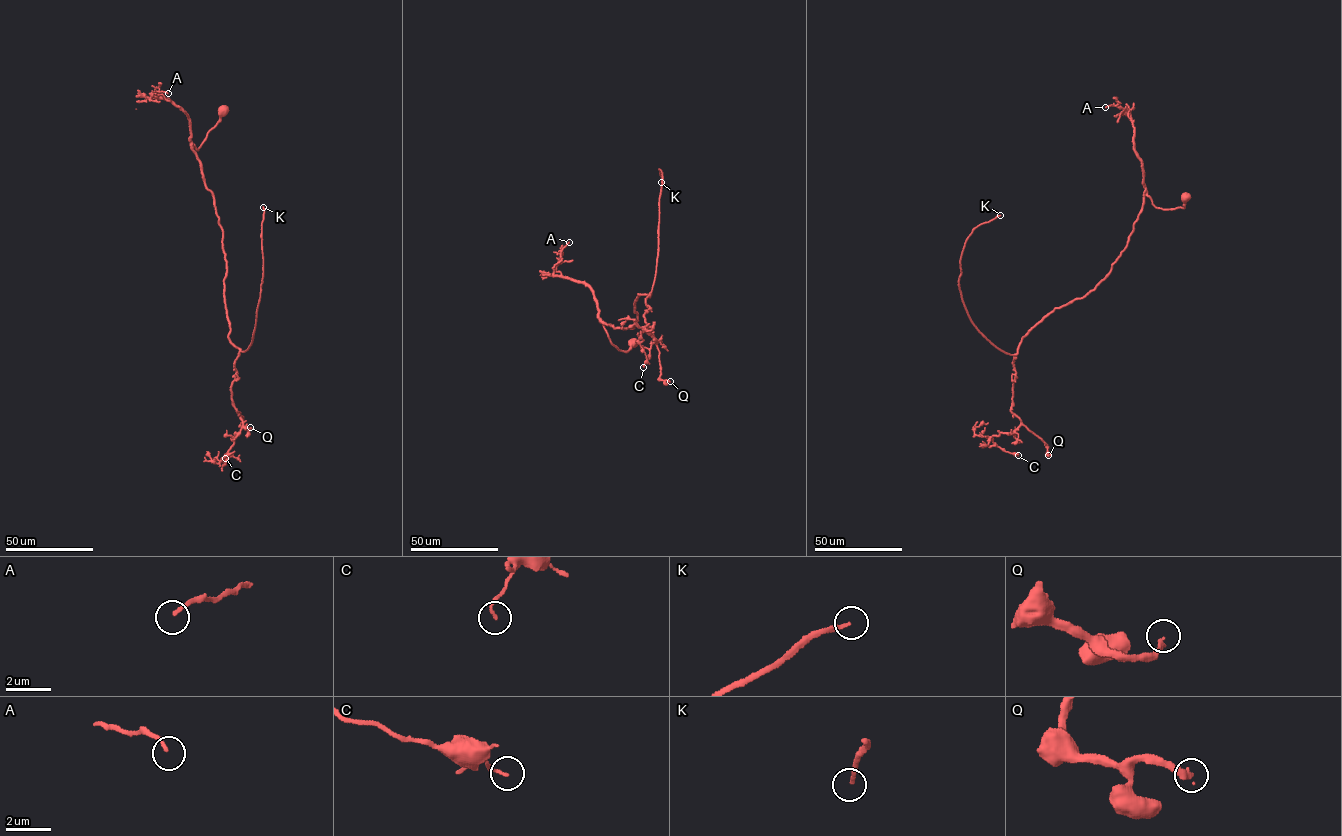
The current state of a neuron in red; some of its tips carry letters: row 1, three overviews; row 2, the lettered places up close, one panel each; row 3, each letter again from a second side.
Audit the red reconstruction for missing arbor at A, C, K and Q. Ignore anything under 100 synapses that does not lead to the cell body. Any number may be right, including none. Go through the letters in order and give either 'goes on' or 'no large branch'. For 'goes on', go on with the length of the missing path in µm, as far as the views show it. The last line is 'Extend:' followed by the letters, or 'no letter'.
A: no large branch
C: no large branch
K: goes on; about 90 µm are missing
Q: no large branch
Extend: K

